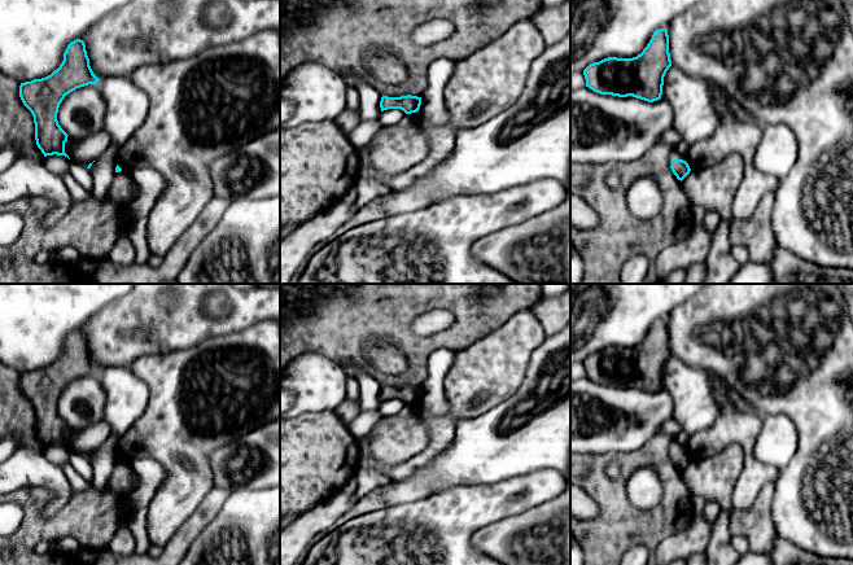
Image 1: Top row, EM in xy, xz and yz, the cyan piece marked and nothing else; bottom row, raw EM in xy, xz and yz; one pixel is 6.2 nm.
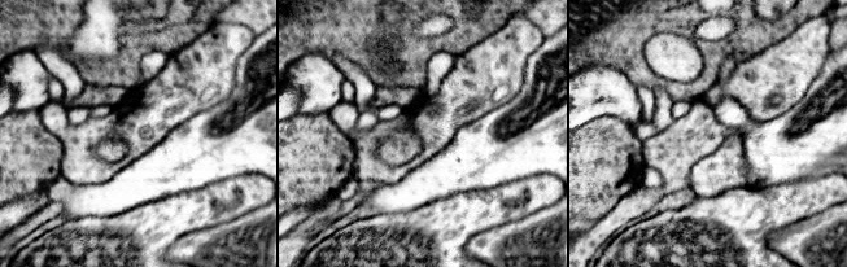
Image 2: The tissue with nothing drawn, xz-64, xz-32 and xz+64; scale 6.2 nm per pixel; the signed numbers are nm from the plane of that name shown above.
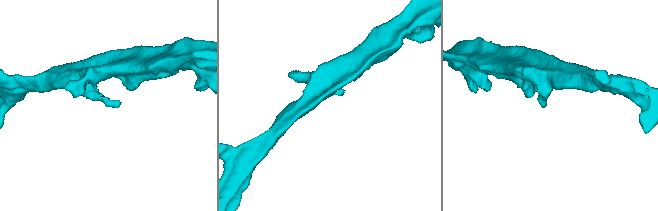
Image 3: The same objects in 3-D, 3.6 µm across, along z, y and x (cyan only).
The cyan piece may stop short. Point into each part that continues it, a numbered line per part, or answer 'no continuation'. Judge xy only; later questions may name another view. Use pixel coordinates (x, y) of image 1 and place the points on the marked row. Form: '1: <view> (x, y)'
no continuation

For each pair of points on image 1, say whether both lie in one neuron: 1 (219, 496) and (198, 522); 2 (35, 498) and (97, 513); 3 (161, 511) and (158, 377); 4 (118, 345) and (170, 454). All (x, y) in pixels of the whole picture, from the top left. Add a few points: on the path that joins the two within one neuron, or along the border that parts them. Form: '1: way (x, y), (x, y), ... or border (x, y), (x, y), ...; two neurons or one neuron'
1: way (213, 503), (204, 516); one neuron
2: way (38, 517), (43, 522), (78, 520); one neuron
3: way (175, 477), (175, 411); one neuron
4: border (157, 354), (140, 355), (128, 366); two neurons

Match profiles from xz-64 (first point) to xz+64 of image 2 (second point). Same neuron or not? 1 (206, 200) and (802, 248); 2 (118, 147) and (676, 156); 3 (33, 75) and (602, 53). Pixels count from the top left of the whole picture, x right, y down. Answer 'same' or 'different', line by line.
1: different
2: same
3: different

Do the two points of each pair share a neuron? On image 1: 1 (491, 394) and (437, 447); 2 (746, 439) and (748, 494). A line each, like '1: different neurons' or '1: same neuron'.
1: same neuron
2: same neuron

